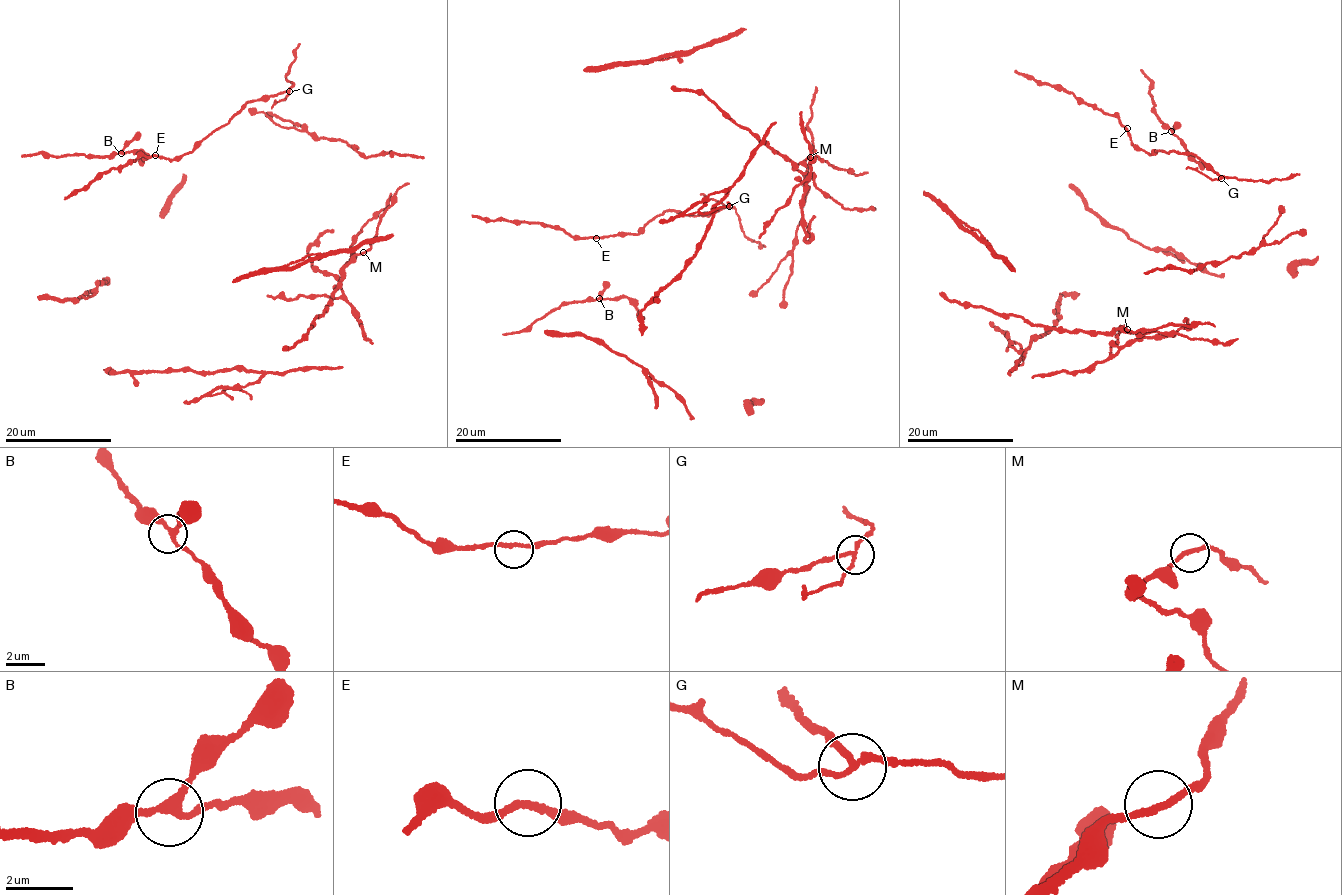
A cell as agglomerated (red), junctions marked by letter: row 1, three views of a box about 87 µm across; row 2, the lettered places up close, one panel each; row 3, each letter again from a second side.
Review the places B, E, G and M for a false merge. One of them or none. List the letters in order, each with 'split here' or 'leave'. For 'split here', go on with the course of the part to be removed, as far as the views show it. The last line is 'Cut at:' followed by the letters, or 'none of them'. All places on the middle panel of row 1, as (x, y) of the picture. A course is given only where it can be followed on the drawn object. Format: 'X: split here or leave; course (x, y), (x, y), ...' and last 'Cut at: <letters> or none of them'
B: leave
E: leave
G: split here; course (729, 206), (736, 209), (743, 234), (765, 246)
M: leave
Cut at: G

